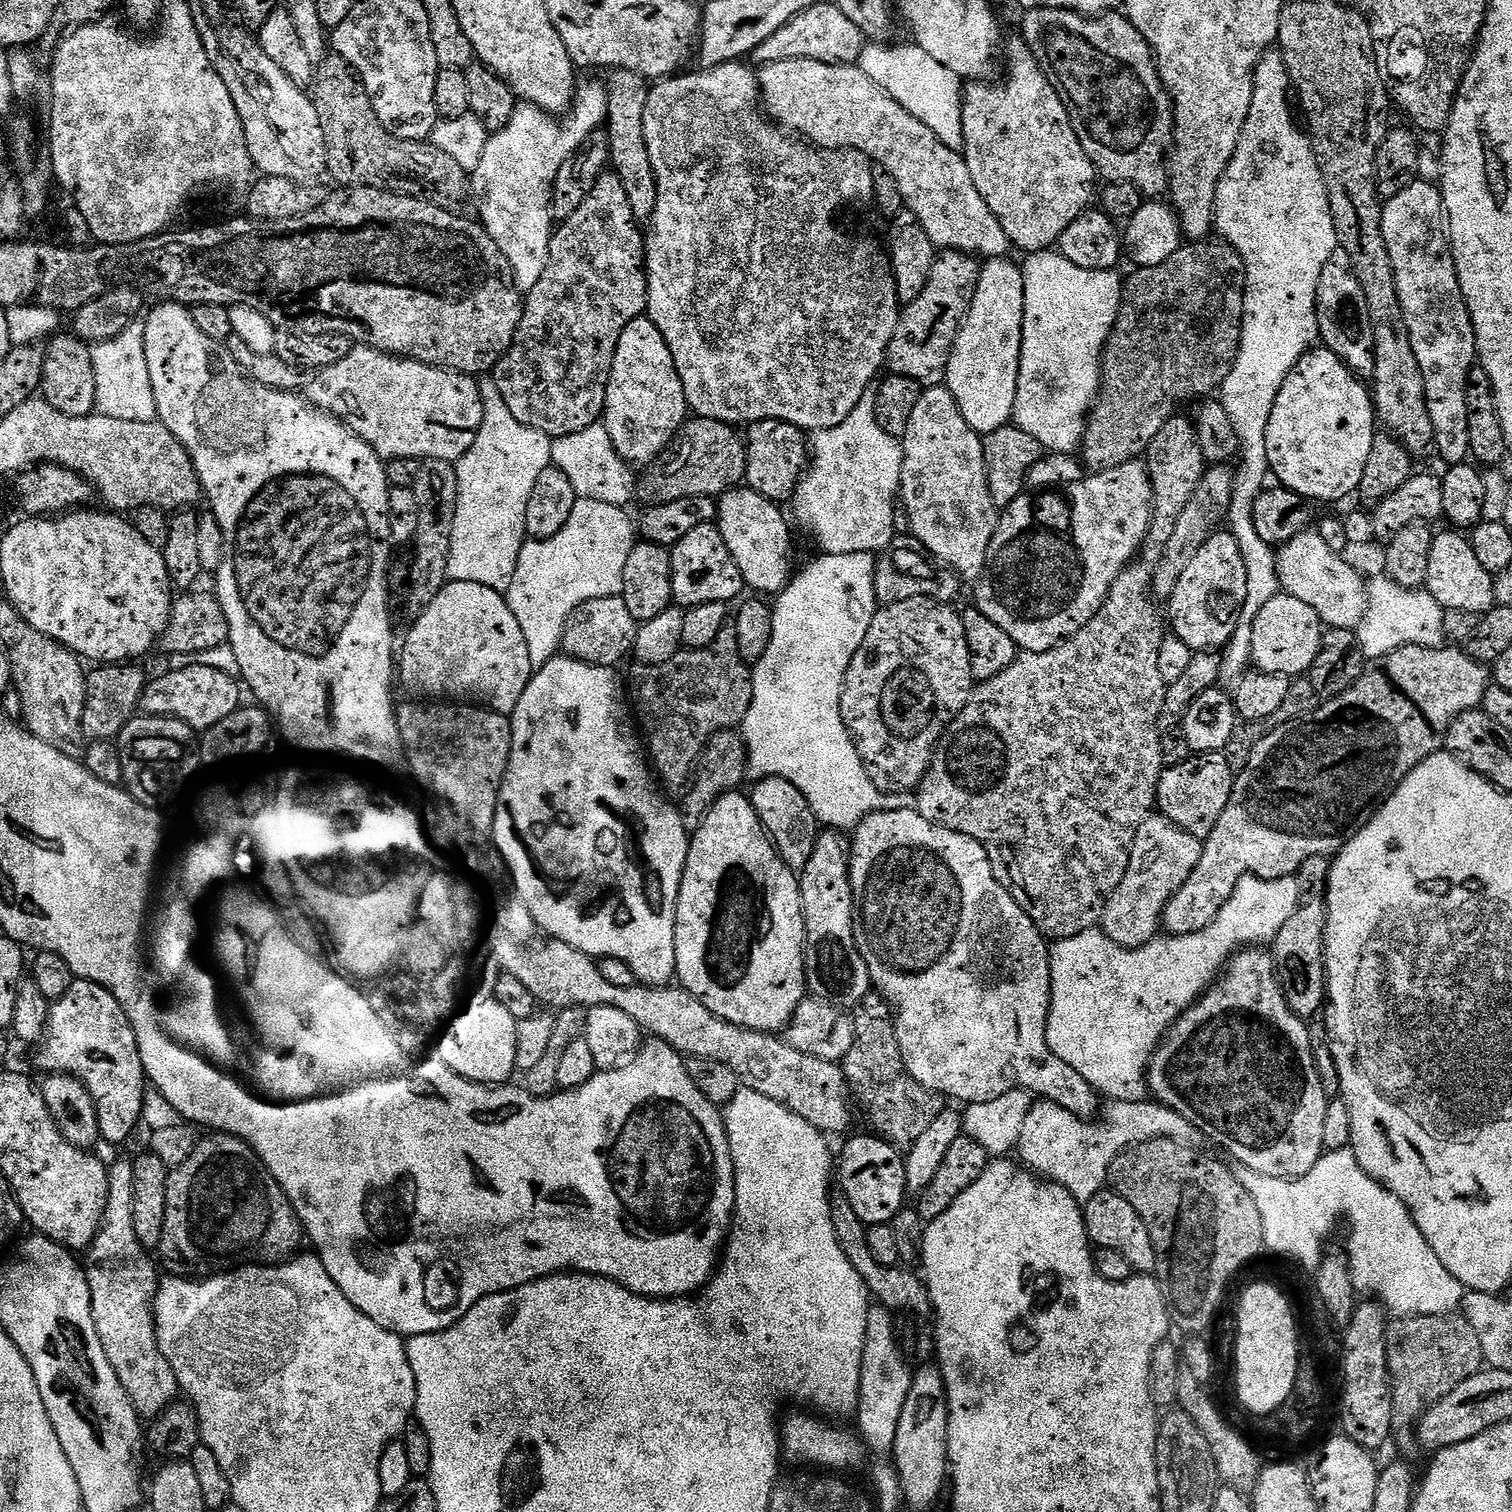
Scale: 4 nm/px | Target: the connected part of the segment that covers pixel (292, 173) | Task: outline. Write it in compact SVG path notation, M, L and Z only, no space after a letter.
M242 28L236 32L236 36L232 36L232 40L228 40L228 44L236 44L236 48L232 48L236 56L232 56L232 60L220 60L219 72L224 72L222 82L226 82L234 106L242 118L246 146L250 150L250 158L255 171L264 176L277 176L297 182L315 181L315 176L325 171L328 155L318 110L312 102L311 95L305 89L294 86L294 82L290 82L290 78L286 78L286 74L282 74L282 70L278 70L278 66L274 66L270 58L266 58L266 54L261 52L257 37L253 33Z

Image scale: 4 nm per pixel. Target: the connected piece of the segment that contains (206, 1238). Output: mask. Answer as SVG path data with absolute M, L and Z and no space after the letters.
M227 1134L209 1137L201 1144L199 1141L168 1174L166 1214L160 1240L166 1240L170 1234L172 1240L176 1240L178 1258L162 1261L174 1262L167 1271L176 1278L193 1278L199 1272L216 1272L219 1268L232 1268L235 1264L279 1265L287 1261L297 1251L296 1243L300 1236L302 1240L302 1228L292 1205L285 1200L283 1190L271 1176L262 1175L261 1165L250 1155L250 1149L243 1140Z

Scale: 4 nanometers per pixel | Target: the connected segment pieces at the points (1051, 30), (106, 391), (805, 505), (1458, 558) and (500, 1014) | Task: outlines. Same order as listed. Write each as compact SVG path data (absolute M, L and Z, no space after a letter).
M1045 7L1027 9L1023 15L1023 39L1035 42L1039 36L1045 38L1044 53L1041 51L1038 59L1044 71L1048 73L1052 87L1059 92L1063 107L1068 107L1068 112L1076 123L1073 124L1074 130L1082 146L1101 173L1110 171L1116 163L1121 163L1130 150L1134 150L1142 136L1142 124L1138 124L1142 98L1138 86L1128 81L1130 72L1126 70L1126 64L1130 58L1142 54L1141 49L1145 47L1144 39L1140 37L1134 25L1129 24L1127 19L1116 12L1092 17L1065 9Z
M125 327L121 336L91 349L96 379L96 408L99 415L122 418L126 422L150 422L157 419L154 386L150 386L150 370L146 366L144 329Z
M875 391L864 392L844 422L815 433L810 456L811 452L812 465L801 480L799 477L794 500L796 496L796 516L816 539L819 551L829 556L883 553L894 540L892 499L898 496L904 446L878 426Z
M1442 532L1426 548L1428 553L1428 582L1426 591L1440 603L1441 608L1452 612L1469 612L1475 618L1483 617L1498 604L1498 584L1493 573L1478 562L1471 543L1456 532Z
M495 998L474 1000L449 1019L453 1020L440 1036L438 1058L446 1066L450 1066L454 1074L467 1080L493 1086L509 1083L513 1079L512 1072L517 1071L518 1022L514 1014L510 1014L510 1010L506 1010L506 1006L502 1006L502 1002L498 1002Z

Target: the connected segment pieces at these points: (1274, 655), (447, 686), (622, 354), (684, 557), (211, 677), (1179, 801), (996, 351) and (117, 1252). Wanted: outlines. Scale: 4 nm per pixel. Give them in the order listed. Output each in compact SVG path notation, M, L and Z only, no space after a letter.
M1276 594L1268 596L1272 604L1265 599L1266 608L1262 603L1264 616L1260 616L1260 624L1251 624L1256 627L1256 656L1251 659L1254 665L1257 660L1264 664L1260 670L1265 672L1272 668L1272 673L1282 674L1289 678L1300 678L1303 674L1311 673L1315 666L1315 660L1319 658L1323 640L1326 633L1326 625L1320 619L1318 613L1310 610L1310 606L1304 608L1304 602L1296 604L1293 596L1288 600L1279 600Z
M448 580L443 587L429 604L423 605L421 612L424 613L413 622L404 640L404 653L398 656L399 683L401 680L406 687L416 691L413 693L428 698L475 702L495 712L511 714L518 706L518 698L522 698L526 686L532 680L534 671L522 626L518 626L518 618L514 618L507 599L490 586L482 586L478 582Z
M647 318L629 319L618 338L602 413L602 423L608 429L616 452L629 465L651 464L669 447L689 412L684 387L658 326Z
M715 523L700 524L686 538L671 545L672 598L679 607L687 610L703 604L723 604L745 591L744 575L734 562L726 542Z
M195 662L189 665L189 668L184 668L181 672L166 673L161 680L156 680L153 684L151 681L144 689L142 704L151 715L184 720L192 727L193 733L203 734L241 707L241 685L220 669L212 669Z
M1218 752L1192 754L1187 758L1189 760L1184 760L1181 764L1169 763L1160 773L1156 804L1159 811L1173 824L1185 828L1195 836L1207 838L1214 830L1218 818L1222 818L1226 802L1230 802L1234 768L1229 757Z
M992 258L980 272L976 288L971 289L970 303L962 316L962 323L955 333L948 353L948 369L944 375L944 384L950 390L962 418L975 432L987 434L999 428L1009 427L1014 410L1014 398L1018 394L1018 370L1020 369L1020 351L1022 342L1017 331L1017 321L1008 320L1008 311L1012 308L1012 299L1023 297L1024 274L1019 267L1011 264L1008 258Z
M131 1163L111 1165L108 1168L107 1200L104 1203L100 1231L96 1233L91 1248L86 1252L86 1256L88 1256L86 1275L92 1295L92 1321L96 1327L98 1338L102 1342L102 1350L106 1350L106 1358L110 1362L110 1366L114 1366L114 1374L118 1374L118 1378L124 1389L128 1391L128 1397L132 1400L136 1411L140 1413L141 1417L148 1418L148 1416L158 1415L164 1407L165 1411L177 1399L178 1385L168 1357L164 1355L158 1339L154 1315L154 1297L158 1291L156 1268L148 1261L148 1256L144 1253L143 1248L145 1245L136 1236L132 1221L133 1175L134 1168Z

